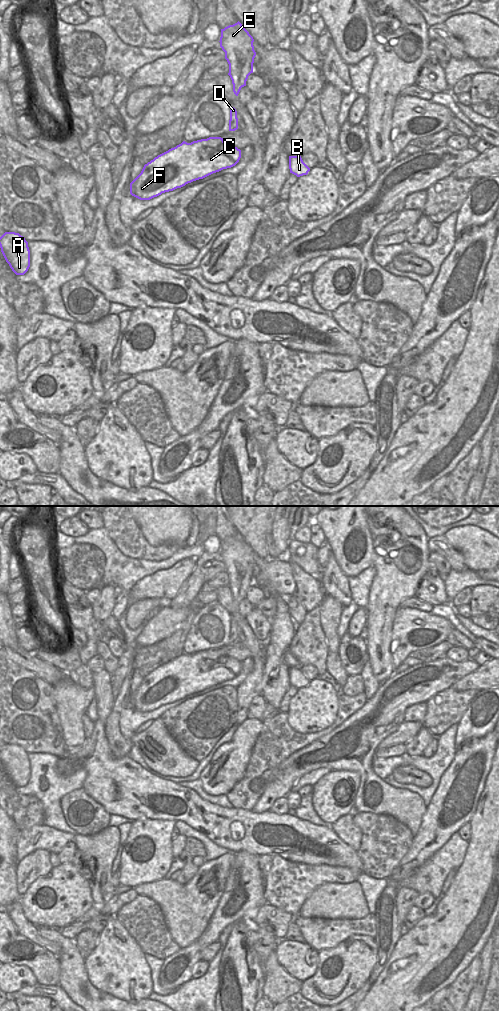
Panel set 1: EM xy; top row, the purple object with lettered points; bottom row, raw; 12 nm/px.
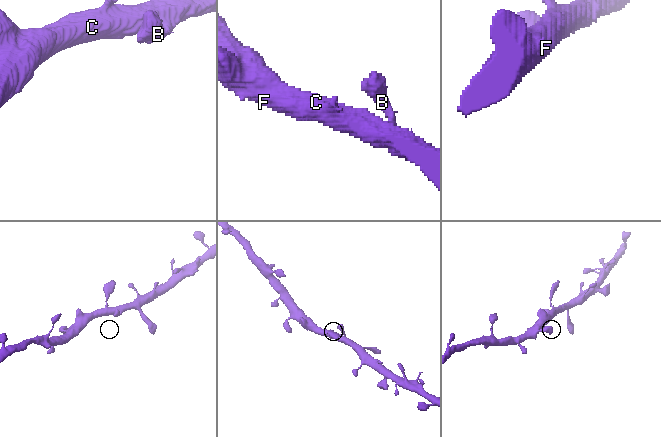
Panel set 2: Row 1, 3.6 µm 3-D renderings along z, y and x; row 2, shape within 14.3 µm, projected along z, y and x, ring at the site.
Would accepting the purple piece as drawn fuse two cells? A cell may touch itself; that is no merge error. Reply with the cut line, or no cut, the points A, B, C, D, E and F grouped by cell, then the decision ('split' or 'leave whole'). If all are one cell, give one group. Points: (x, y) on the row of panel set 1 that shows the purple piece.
cut none; groups A B C D E F; leave whole

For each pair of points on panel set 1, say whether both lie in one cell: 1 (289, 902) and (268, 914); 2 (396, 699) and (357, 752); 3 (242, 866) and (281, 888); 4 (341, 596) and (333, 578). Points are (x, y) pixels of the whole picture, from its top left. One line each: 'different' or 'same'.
1: different
2: same
3: different
4: same

